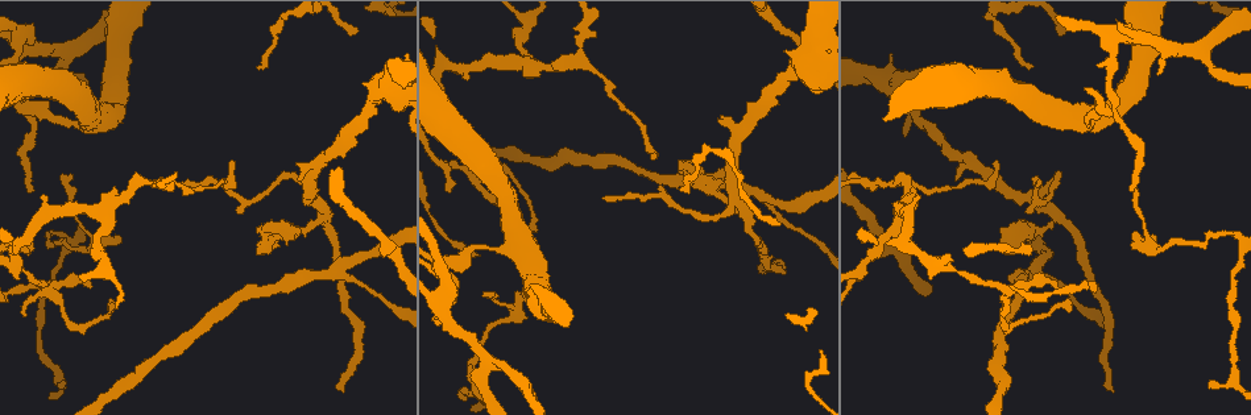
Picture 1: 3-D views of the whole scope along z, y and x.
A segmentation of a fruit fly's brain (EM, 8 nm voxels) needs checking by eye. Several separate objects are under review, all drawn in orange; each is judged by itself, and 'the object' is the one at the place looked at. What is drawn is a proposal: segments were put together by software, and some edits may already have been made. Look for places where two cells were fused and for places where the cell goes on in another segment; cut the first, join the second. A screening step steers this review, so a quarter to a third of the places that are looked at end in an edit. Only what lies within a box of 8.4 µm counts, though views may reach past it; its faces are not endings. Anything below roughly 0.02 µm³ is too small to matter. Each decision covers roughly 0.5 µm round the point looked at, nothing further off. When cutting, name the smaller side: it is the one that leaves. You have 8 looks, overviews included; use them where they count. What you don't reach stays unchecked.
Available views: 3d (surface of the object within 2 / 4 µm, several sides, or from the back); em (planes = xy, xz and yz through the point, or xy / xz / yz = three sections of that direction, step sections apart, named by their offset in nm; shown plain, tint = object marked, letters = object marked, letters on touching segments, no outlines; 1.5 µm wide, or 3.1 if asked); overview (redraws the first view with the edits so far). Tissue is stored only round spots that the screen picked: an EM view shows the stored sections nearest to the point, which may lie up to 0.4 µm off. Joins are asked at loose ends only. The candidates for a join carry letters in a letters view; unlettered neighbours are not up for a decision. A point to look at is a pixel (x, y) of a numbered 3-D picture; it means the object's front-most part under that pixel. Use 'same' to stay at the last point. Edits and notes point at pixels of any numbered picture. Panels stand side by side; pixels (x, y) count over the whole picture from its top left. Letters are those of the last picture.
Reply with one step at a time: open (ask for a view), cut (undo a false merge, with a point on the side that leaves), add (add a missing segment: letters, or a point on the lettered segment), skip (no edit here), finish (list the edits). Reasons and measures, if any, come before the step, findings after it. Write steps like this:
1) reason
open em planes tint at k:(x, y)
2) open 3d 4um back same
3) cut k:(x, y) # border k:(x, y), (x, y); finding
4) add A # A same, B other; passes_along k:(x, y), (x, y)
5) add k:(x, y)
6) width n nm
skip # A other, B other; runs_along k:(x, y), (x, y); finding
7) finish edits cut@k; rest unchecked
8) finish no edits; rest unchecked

sharp bend
open em xz step 8 tint at 1:(1008, 291)

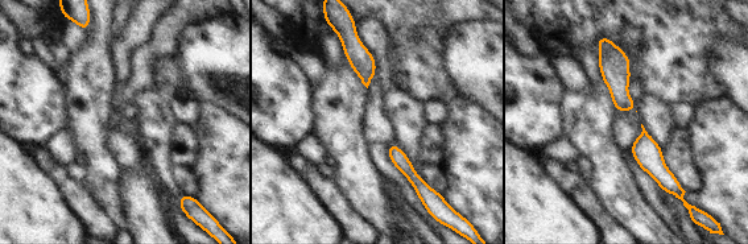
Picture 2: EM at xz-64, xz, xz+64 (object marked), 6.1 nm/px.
open em yz step 8 letters same

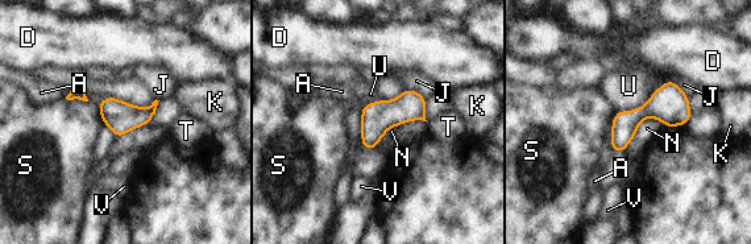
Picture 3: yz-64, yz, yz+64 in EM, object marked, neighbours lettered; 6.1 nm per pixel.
width 160 nm
skip # A other, D other, J other, K other, N other, S other, T other, U other, V other; border 3:(660, 120), (643, 119), (625, 151); one cell here

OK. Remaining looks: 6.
open 3d 4um at 1:(526, 27)

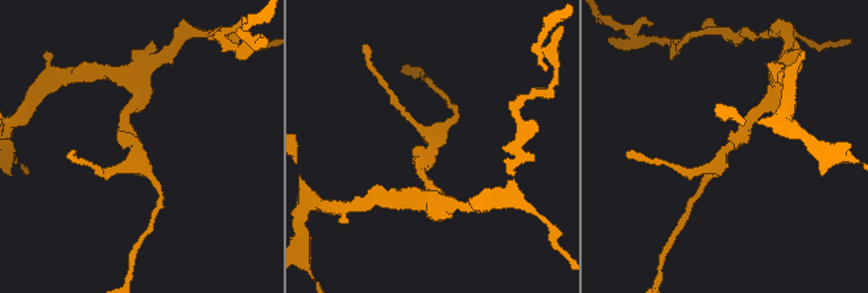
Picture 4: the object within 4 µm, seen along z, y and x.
arms 3
open em planes plain at 4:(133, 144)

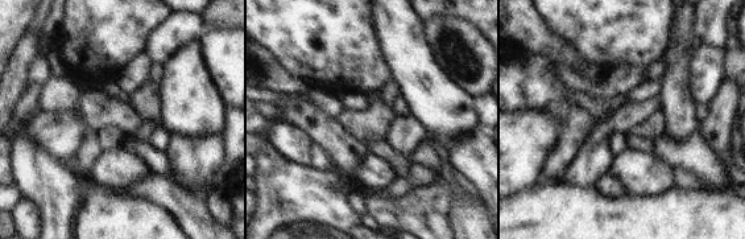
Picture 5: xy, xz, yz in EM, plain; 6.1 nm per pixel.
open em planes letters same

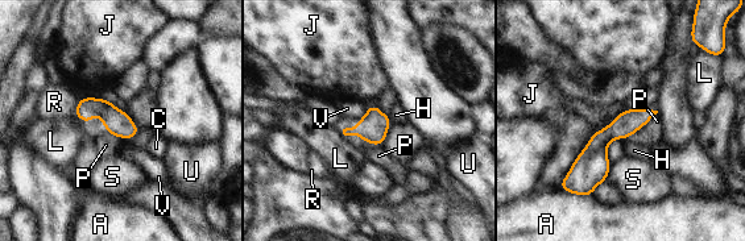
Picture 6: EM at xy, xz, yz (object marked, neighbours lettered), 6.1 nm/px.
width 150 nm; longest_contact J 380 nm
skip # A other, C other, H other, J other, L other, P other, R other, S other, U other, V other; one cell here

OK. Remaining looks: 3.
open em planes letters at 1:(681, 187)

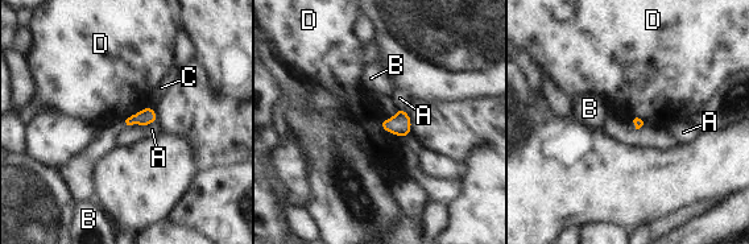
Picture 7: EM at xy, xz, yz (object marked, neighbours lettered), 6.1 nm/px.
skip # A other, B other, C other, D other; border 7:(377, 123), (383, 129), (406, 139); none of them fits

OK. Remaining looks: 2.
free end
open 3d 2um at 1:(42, 195)

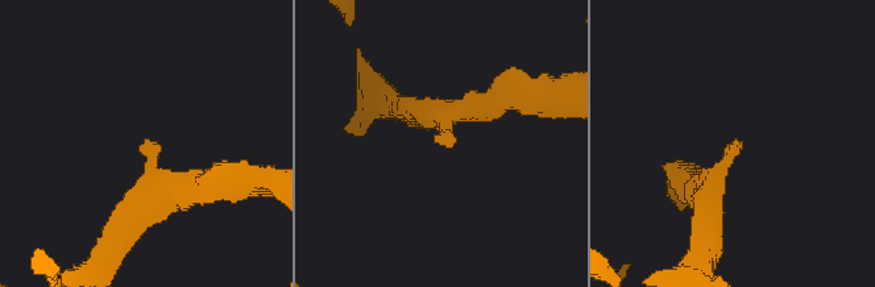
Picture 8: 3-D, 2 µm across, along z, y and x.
shape alone is not enough
open em planes letters at 8:(735, 142)

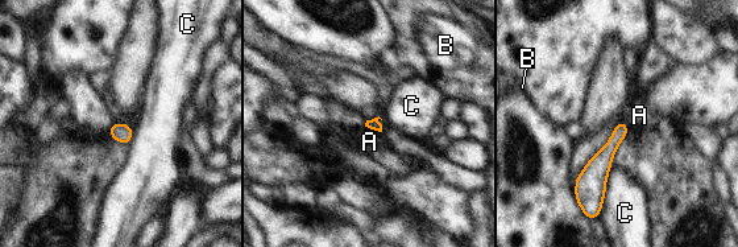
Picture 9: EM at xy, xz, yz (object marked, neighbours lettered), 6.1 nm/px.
longest_contact C 300 nm
skip # A other, B other, C other; border 9:(365, 126), (381, 132); none of them fits

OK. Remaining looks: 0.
finish no edits; rest unchecked

